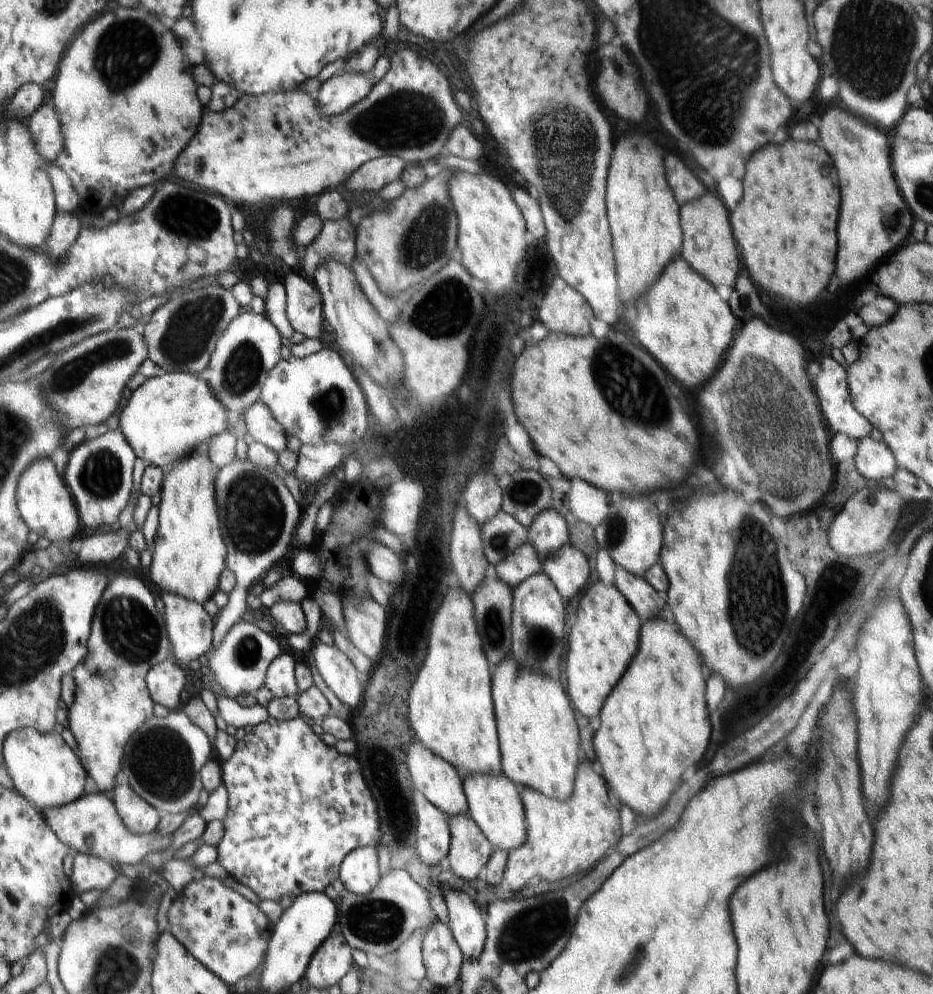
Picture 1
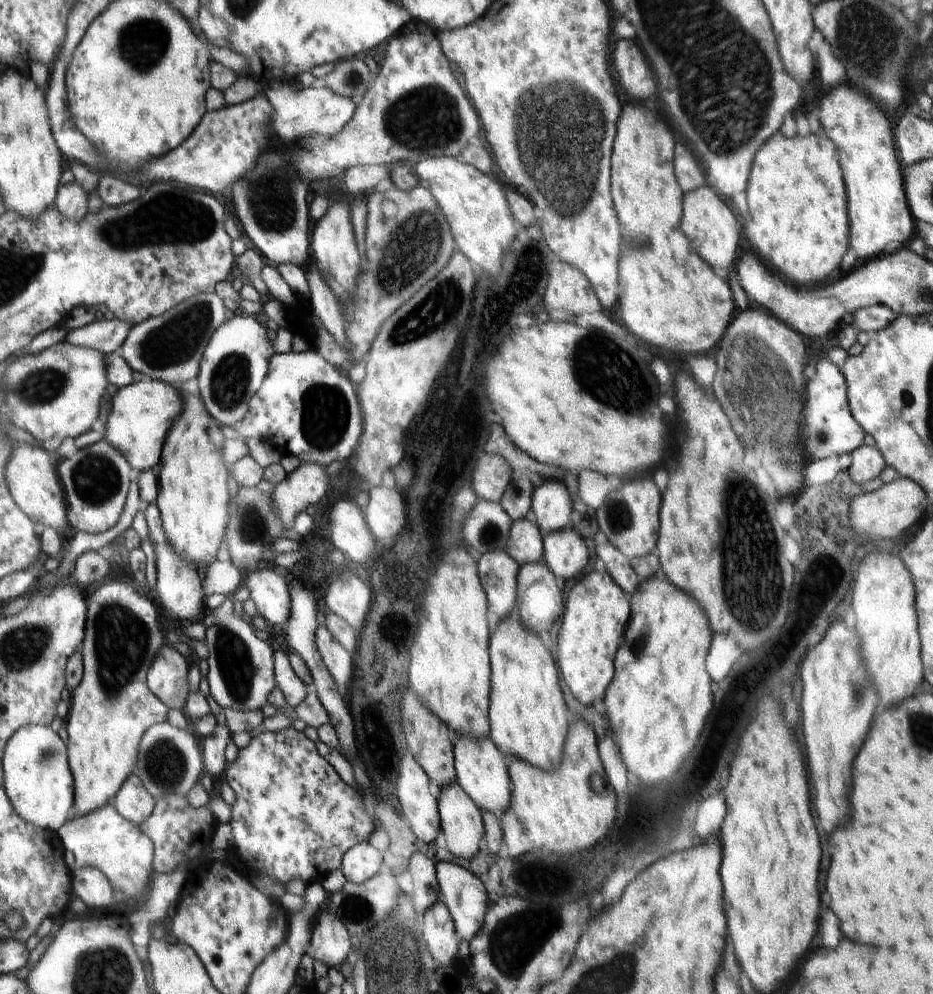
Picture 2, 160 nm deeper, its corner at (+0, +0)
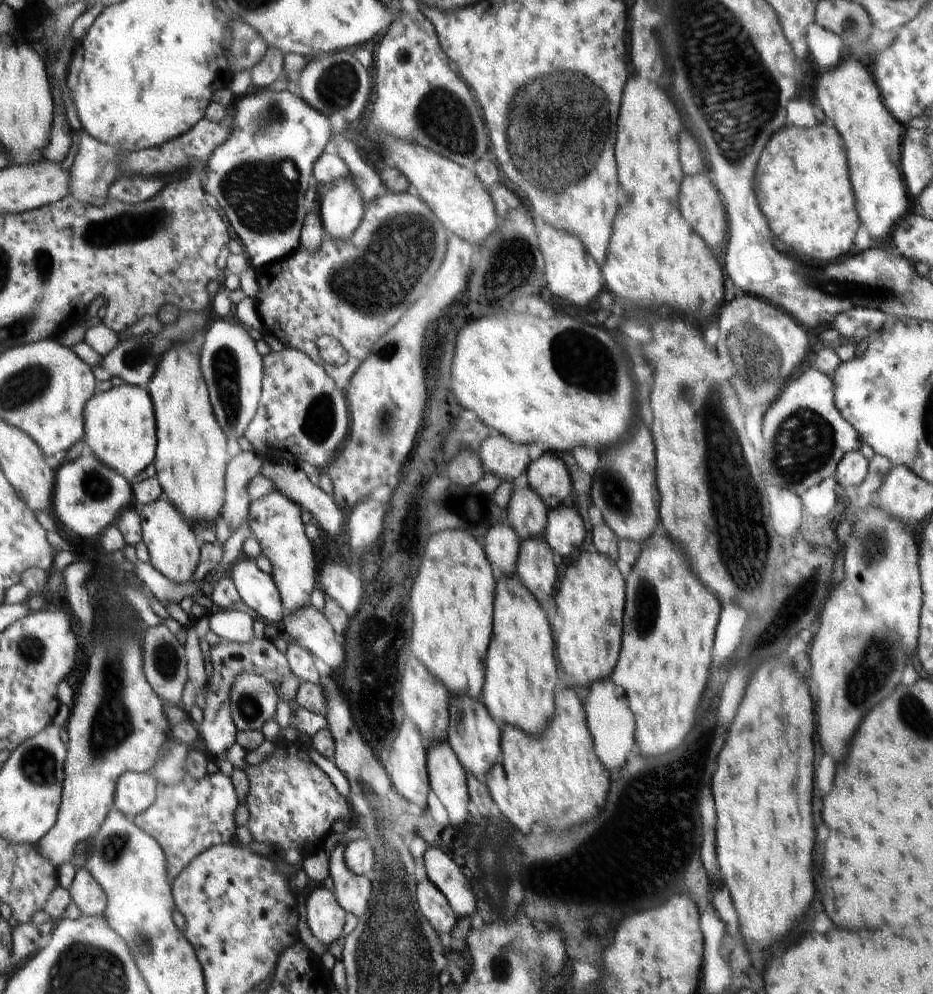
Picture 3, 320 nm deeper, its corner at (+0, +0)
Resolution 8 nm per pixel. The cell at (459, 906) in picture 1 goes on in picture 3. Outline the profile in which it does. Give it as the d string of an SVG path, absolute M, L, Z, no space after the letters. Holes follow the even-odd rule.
M435 846L424 851L423 860L427 878L443 893L456 916L464 918L476 912L475 895L458 860Z

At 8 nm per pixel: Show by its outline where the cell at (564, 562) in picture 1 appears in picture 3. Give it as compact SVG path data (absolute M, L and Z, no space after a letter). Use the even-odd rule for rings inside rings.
M570 500L548 510L546 528L542 535L557 560L562 560L562 556L570 556L574 548L582 544L584 533L582 517Z

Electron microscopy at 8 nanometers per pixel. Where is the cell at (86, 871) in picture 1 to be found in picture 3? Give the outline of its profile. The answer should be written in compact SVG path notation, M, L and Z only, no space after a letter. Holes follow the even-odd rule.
M78 868L74 882L70 888L72 903L79 909L82 915L102 917L107 908L107 893L103 891L99 881L95 879L86 868Z

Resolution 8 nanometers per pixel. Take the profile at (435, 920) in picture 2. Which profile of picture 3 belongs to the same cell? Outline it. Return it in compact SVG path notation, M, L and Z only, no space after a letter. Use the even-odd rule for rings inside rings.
M426 877L418 880L416 896L426 920L440 936L447 939L455 927L457 916L446 897Z

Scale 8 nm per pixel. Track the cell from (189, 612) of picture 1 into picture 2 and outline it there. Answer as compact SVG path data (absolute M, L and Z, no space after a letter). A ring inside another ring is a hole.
M156 503L149 504L144 507L144 516L146 516L146 524L148 524L148 538L154 546L156 552L156 570L157 582L156 592L162 606L181 622L192 622L192 618L196 618L202 610L202 582L198 578L198 569L186 562L180 560L180 556L176 556L176 552L172 550L172 545L168 544L167 535L163 529L162 517L159 513L159 505Z

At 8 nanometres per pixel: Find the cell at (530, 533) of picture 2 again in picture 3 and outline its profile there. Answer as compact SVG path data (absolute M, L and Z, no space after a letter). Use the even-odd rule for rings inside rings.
M524 478L513 483L506 518L521 540L535 539L545 532L548 508Z

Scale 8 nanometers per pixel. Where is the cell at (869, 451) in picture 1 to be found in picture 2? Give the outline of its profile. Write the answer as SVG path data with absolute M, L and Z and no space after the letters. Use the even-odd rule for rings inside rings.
M864 444L851 452L848 474L856 484L864 485L879 476L885 466L880 451Z

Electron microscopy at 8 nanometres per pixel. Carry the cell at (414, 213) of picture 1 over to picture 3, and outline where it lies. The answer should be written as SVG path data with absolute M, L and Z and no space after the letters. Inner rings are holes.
M387 192L365 205L363 219L351 239L333 239L325 232L315 254L299 246L286 258L256 269L259 292L252 299L266 330L285 348L298 349L317 365L322 365L336 386L345 392L352 375L369 356L373 344L400 320L420 294L424 294L426 286L442 264L447 238L445 226L418 195ZM322 334L329 334L344 346L348 353L344 365L326 364L322 360L316 347L316 340Z

